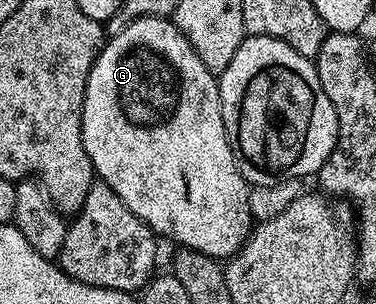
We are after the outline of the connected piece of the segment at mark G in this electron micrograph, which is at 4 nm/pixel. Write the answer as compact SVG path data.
M137 17L103 44L88 75L82 108L82 138L84 151L88 151L88 159L92 159L95 174L105 185L112 187L112 191L120 195L124 207L128 207L128 211L132 211L132 215L139 217L159 238L167 237L168 240L175 241L175 246L194 249L215 259L229 259L242 248L252 228L252 218L248 211L248 195L251 186L242 178L236 159L232 155L232 147L228 143L218 90L218 77L208 67L204 67L204 63L200 63L200 57L196 55L188 39L174 25L173 20L164 17Z

